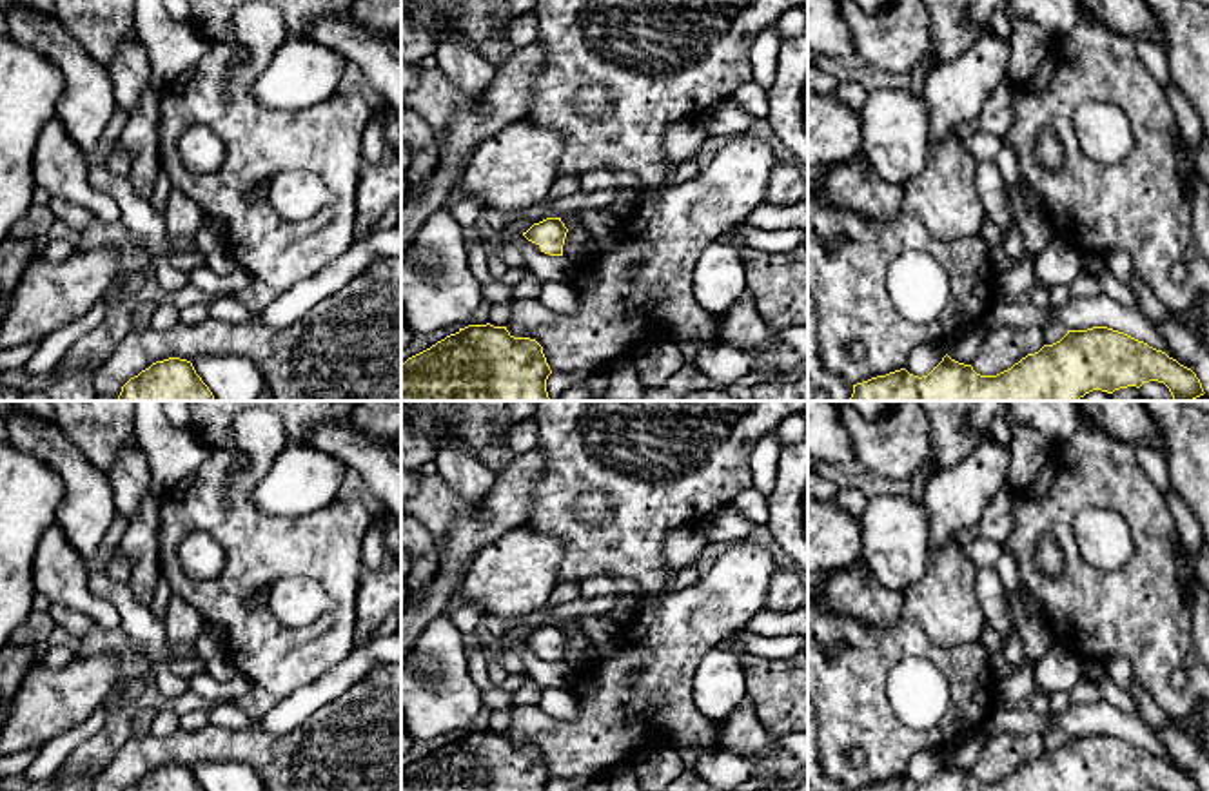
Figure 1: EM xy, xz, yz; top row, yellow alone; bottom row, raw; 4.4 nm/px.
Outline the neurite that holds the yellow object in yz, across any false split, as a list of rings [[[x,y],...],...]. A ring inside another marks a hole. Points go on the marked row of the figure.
[[[1093,327],[1087,330],[1067,330],[1060,341],[1044,345],[1038,352],[1027,354],[997,376],[980,376],[971,365],[958,363],[946,354],[922,377],[900,368],[857,383],[850,401],[1078,401],[1093,390],[1113,394],[1127,386],[1140,388],[1149,381],[1164,383],[1173,401],[1194,401],[1205,394],[1196,374],[1165,352],[1124,332]]]

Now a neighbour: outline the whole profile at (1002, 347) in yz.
[[[989,327],[971,366],[980,376],[997,376],[1044,345],[1042,327]]]

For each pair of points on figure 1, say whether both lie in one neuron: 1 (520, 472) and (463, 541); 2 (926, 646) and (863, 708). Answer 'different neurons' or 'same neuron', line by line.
1: same neuron
2: same neuron

